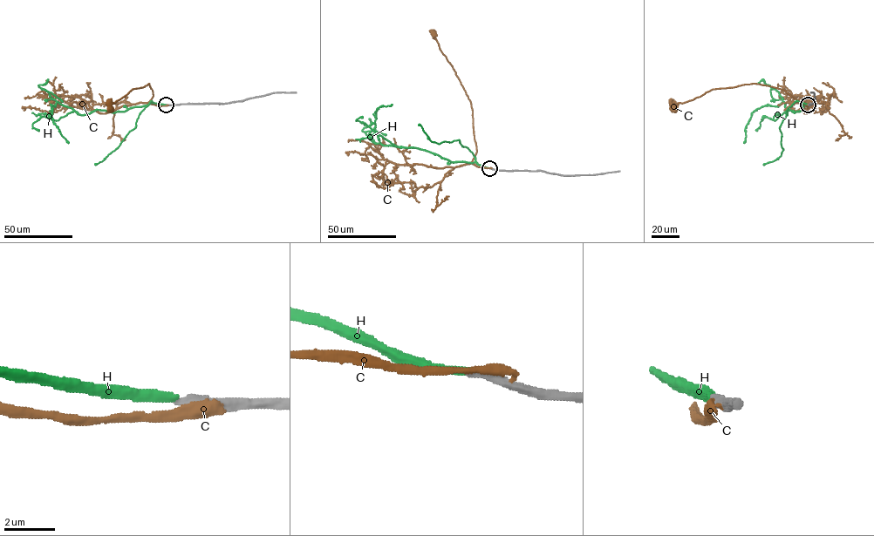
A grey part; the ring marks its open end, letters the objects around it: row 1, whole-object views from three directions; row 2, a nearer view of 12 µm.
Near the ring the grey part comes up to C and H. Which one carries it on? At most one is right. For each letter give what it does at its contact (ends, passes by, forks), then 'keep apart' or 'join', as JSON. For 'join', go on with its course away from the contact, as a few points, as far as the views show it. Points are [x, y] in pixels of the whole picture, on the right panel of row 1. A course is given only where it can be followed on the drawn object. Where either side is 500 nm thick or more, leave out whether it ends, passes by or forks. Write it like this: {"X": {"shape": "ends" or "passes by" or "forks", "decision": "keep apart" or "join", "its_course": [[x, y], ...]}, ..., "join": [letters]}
{"C": {"decision": "keep apart"}, "H": {"shape": "ends", "decision": "join", "its_course": [[808, 105], [802, 103], [799, 111], [788, 110], [787, 114], [782, 102], [757, 108], [745, 129], [743, 143]]}, "join": ["H"]}

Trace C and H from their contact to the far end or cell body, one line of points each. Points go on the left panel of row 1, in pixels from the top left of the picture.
C: (167, 105), (147, 103), (153, 96), (149, 83), (133, 89), (112, 103), (110, 109)
H: (166, 105), (150, 103), (124, 111), (97, 110), (84, 114), (57, 102), (51, 105), (51, 117), (68, 143)

